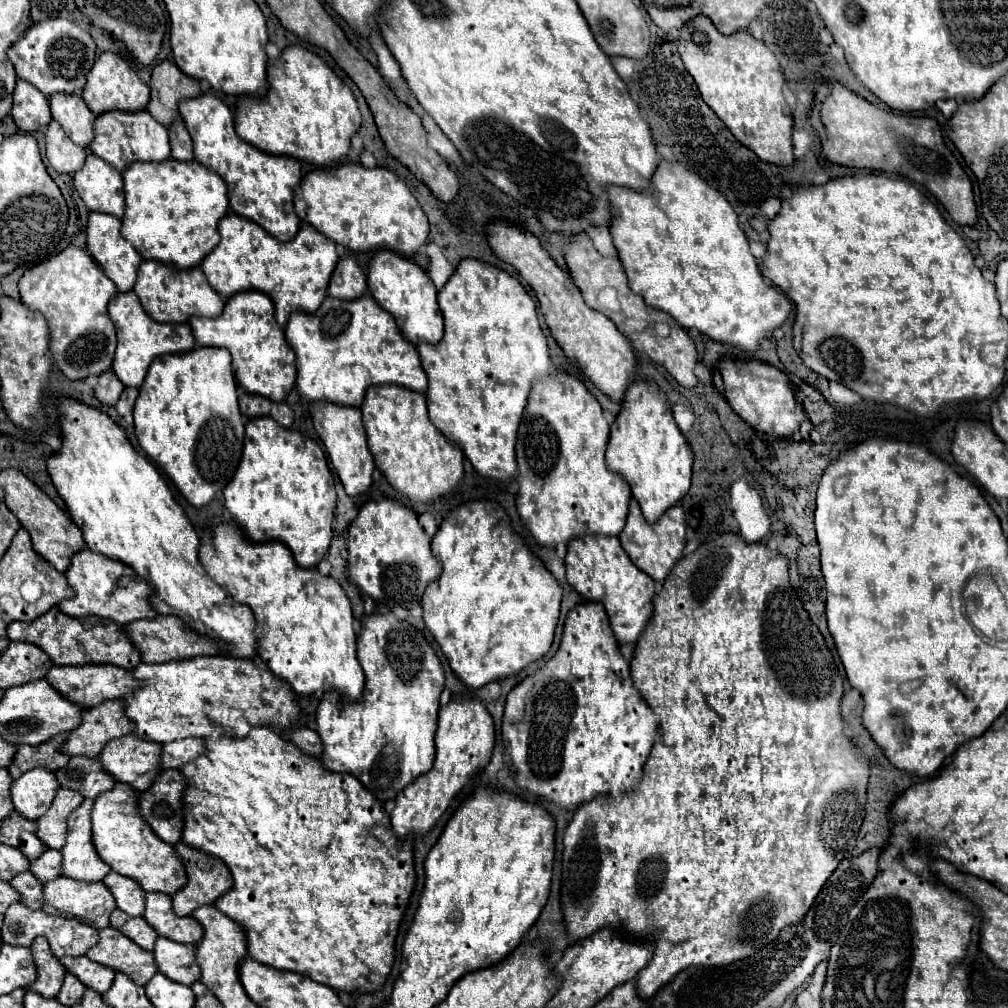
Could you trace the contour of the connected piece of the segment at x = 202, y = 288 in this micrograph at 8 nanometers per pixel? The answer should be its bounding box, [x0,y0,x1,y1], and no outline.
[133,260,223,322]

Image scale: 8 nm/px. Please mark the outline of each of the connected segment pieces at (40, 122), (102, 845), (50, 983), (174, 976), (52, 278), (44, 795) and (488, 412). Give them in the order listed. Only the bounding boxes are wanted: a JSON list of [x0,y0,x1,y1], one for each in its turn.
[[11,78,51,132],[91,782,187,896],[29,936,67,998],[153,938,201,986],[19,246,117,380],[11,768,59,820],[417,258,553,480]]

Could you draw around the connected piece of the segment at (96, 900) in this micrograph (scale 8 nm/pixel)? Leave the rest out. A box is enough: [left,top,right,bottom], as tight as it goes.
[43,876,115,930]

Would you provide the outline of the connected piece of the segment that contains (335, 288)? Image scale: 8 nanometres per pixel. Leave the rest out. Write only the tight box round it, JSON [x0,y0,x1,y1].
[329,254,367,300]

